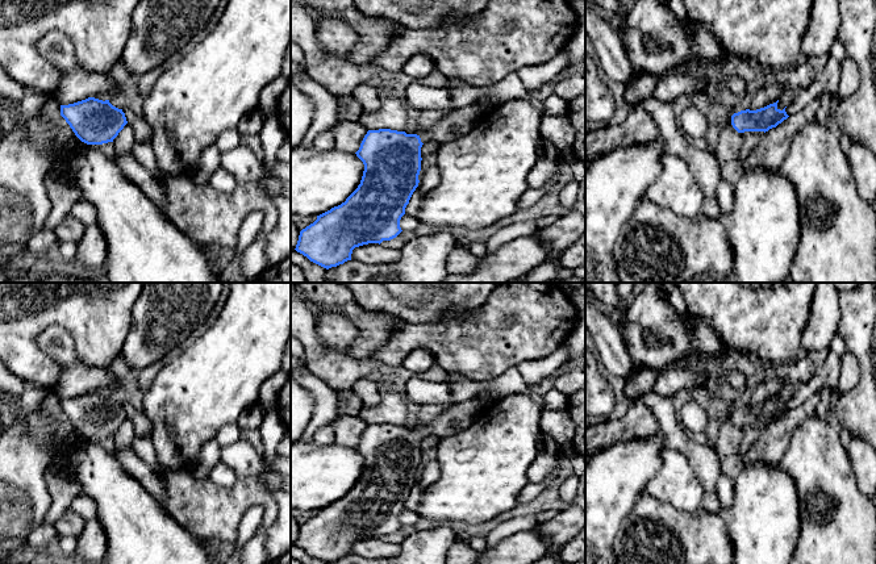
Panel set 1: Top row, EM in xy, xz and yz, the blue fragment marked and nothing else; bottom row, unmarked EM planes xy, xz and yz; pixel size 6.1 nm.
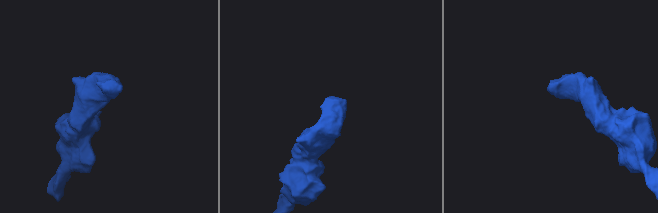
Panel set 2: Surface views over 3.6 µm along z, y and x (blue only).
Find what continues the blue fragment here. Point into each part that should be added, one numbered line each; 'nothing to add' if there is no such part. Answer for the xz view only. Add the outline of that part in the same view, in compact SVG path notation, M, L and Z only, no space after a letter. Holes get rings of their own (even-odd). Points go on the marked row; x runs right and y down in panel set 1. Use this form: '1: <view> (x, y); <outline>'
1: xz (458, 122); M477 104L450 110L429 131L420 134L421 142L437 142L441 145L459 139L471 133L484 116L485 113Z

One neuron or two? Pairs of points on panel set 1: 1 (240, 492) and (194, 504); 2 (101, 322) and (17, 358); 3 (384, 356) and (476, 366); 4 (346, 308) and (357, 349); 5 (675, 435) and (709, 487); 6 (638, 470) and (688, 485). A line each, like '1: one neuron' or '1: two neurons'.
1: one neuron
2: one neuron
3: one neuron
4: one neuron
5: one neuron
6: two neurons

